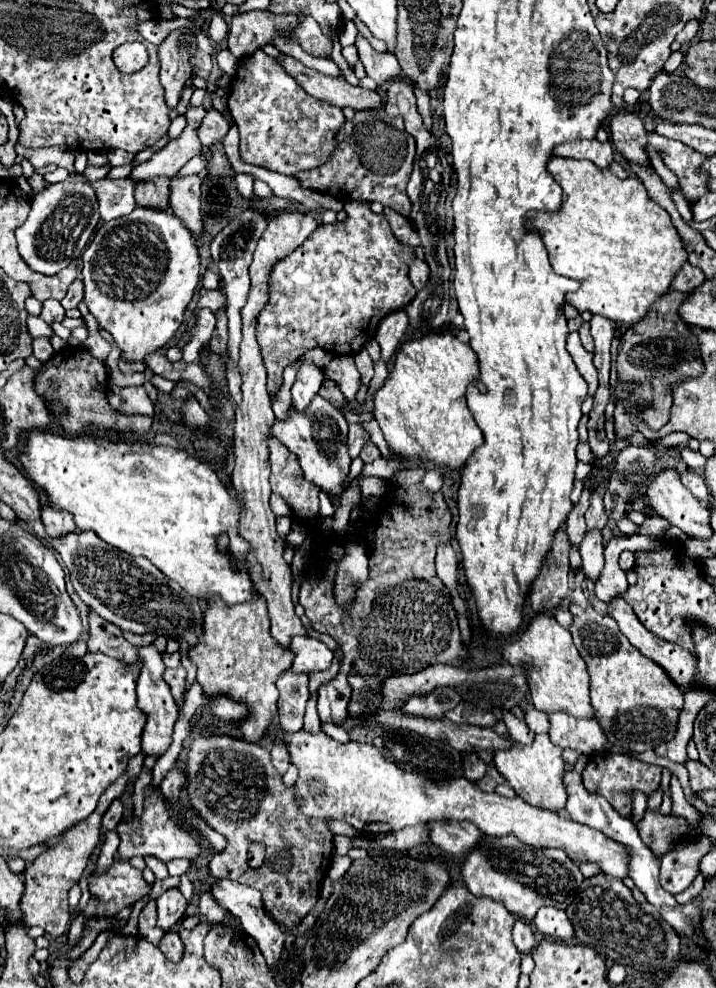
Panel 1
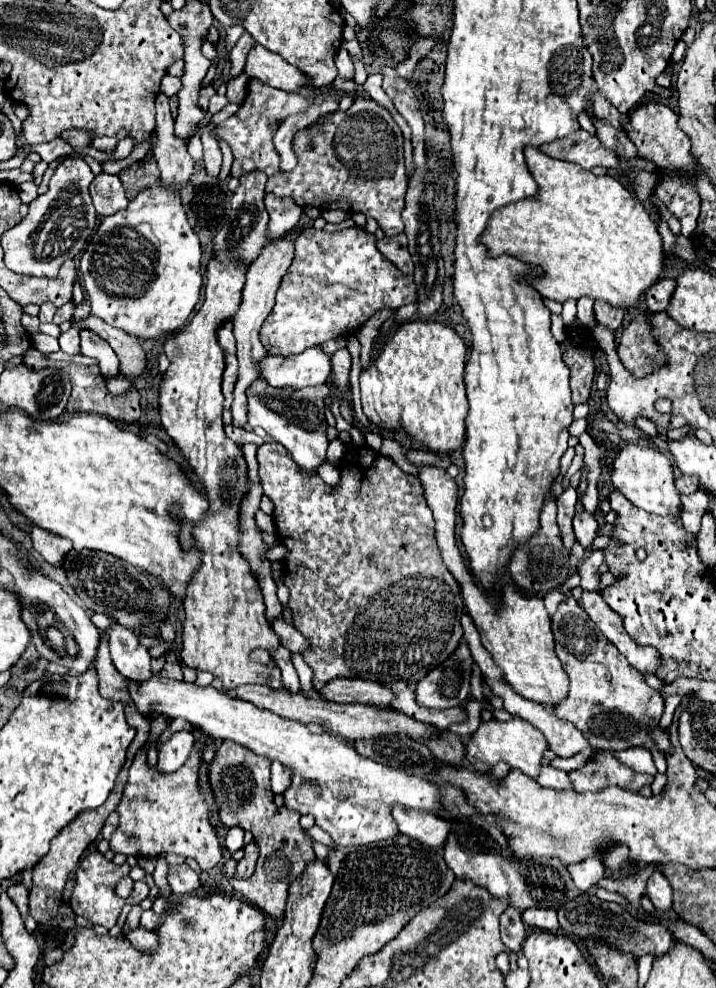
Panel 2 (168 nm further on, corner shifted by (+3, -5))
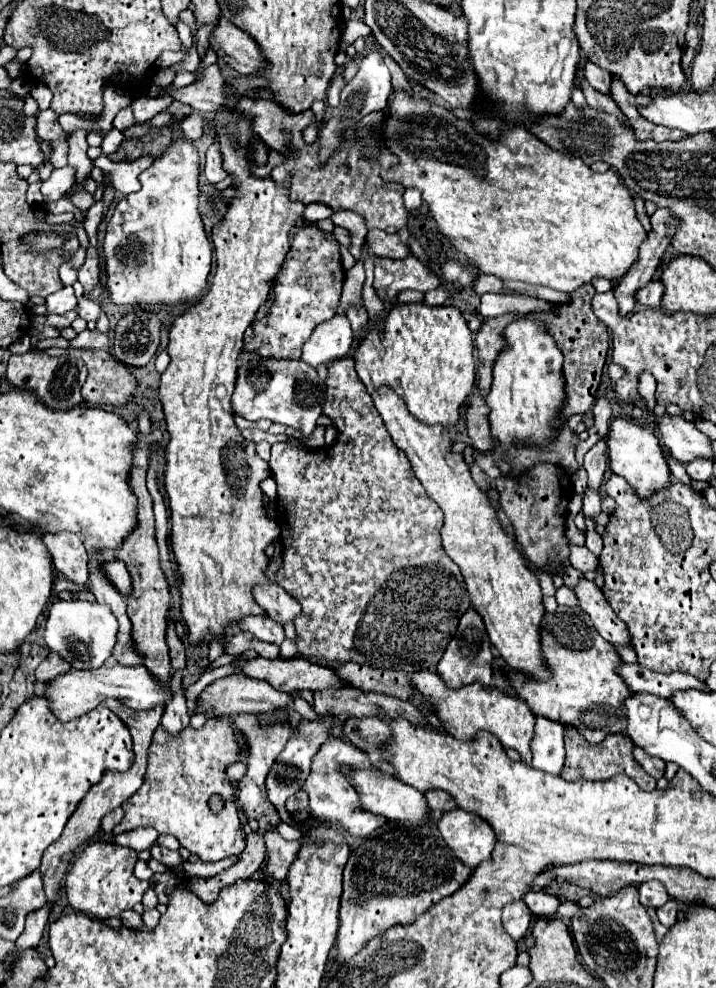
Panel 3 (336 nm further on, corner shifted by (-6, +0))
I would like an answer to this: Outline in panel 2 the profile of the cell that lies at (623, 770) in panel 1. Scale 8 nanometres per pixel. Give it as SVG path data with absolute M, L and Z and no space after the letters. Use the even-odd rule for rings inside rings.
M611 750L595 754L583 768L569 772L569 778L575 792L599 792L607 786L619 786L625 790L639 792L643 786L649 786L653 782L653 776L639 774L623 766L611 754Z

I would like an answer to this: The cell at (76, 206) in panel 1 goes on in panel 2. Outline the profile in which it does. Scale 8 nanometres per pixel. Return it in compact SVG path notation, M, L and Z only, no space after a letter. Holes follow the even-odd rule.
M81 158L63 160L49 182L49 192L39 196L29 204L29 214L1 238L5 264L25 276L57 276L61 264L75 258L81 248L89 242L97 214L91 204L89 184L93 182L93 172L89 164Z

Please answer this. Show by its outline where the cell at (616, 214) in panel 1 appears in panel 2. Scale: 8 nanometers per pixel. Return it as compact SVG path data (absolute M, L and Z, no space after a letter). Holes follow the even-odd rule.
M525 146L525 162L529 174L539 186L539 192L533 198L507 204L491 214L479 238L479 242L487 248L487 254L491 258L511 254L529 266L539 266L543 274L533 276L533 280L527 282L543 298L565 302L569 298L579 300L581 296L591 296L595 300L603 298L607 304L619 308L633 306L643 290L657 282L665 262L661 236L645 206L617 178L609 174L595 176L589 170L583 170L579 164L555 160L535 146Z

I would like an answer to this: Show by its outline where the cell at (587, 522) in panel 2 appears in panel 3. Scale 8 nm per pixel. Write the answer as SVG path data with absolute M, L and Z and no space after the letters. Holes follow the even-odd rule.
M586 489L584 491L584 507L582 507L582 513L584 513L584 517L588 517L588 519L596 519L600 513L602 513L602 509L600 509L600 495L594 491L594 489Z

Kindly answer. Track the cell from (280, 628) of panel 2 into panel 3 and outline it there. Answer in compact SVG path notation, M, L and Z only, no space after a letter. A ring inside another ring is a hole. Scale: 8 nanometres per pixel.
M268 583L268 585L256 585L254 589L254 599L256 603L268 613L270 619L274 619L276 623L284 625L288 621L294 621L302 609L300 603L290 597L280 585L276 583Z

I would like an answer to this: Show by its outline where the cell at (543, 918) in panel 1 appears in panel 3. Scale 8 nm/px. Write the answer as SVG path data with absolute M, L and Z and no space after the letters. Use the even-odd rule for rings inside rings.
M530 891L528 897L524 897L528 909L536 915L536 917L552 917L556 915L556 909L560 905L558 897L554 895L546 895L544 891Z

